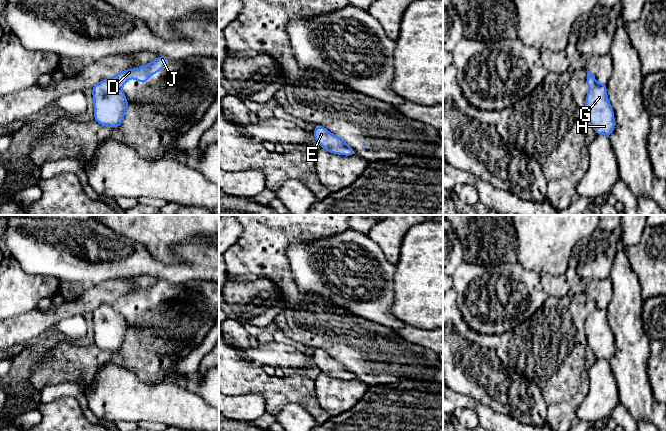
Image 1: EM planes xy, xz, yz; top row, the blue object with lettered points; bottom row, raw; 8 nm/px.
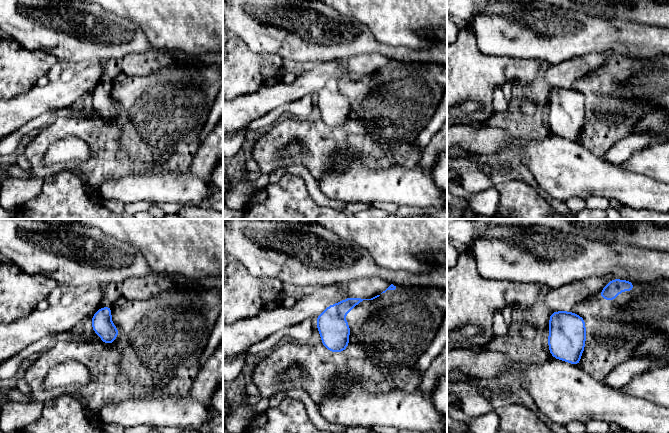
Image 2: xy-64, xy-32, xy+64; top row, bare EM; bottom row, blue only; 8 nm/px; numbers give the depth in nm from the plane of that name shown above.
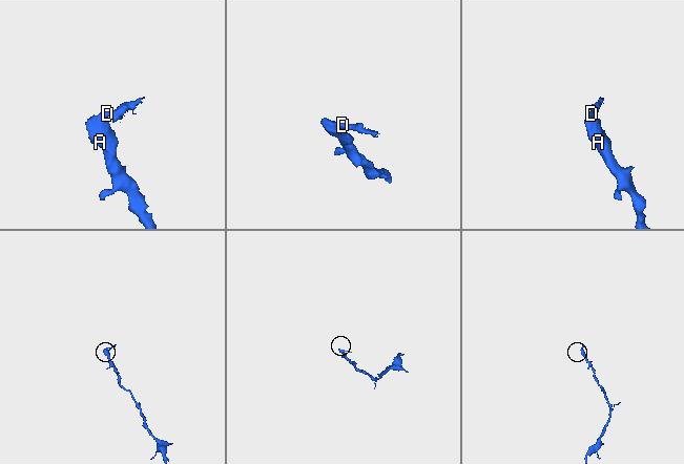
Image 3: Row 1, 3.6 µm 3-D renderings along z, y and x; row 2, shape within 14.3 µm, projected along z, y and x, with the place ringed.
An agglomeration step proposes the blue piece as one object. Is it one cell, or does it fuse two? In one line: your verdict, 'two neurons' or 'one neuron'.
two neurons

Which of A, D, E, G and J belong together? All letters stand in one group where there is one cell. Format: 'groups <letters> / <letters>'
groups A E G / D J

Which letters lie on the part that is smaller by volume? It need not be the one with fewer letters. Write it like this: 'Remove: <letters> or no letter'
Remove: D, J

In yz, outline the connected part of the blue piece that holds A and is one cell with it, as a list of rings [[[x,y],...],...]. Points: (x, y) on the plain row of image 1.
[[[597,308],[590,312],[585,323],[589,349],[597,359],[610,361],[615,352],[615,340],[607,320],[607,308]]]

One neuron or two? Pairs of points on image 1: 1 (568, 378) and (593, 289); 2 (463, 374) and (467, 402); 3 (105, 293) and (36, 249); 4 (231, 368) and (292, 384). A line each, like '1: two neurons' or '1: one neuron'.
1: two neurons
2: two neurons
3: two neurons
4: one neuron

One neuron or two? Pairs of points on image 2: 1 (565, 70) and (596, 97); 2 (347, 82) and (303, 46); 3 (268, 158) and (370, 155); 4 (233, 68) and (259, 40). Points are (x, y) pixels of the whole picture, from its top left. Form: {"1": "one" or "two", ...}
{"1": "two", "2": "two", "3": "one", "4": "two"}

